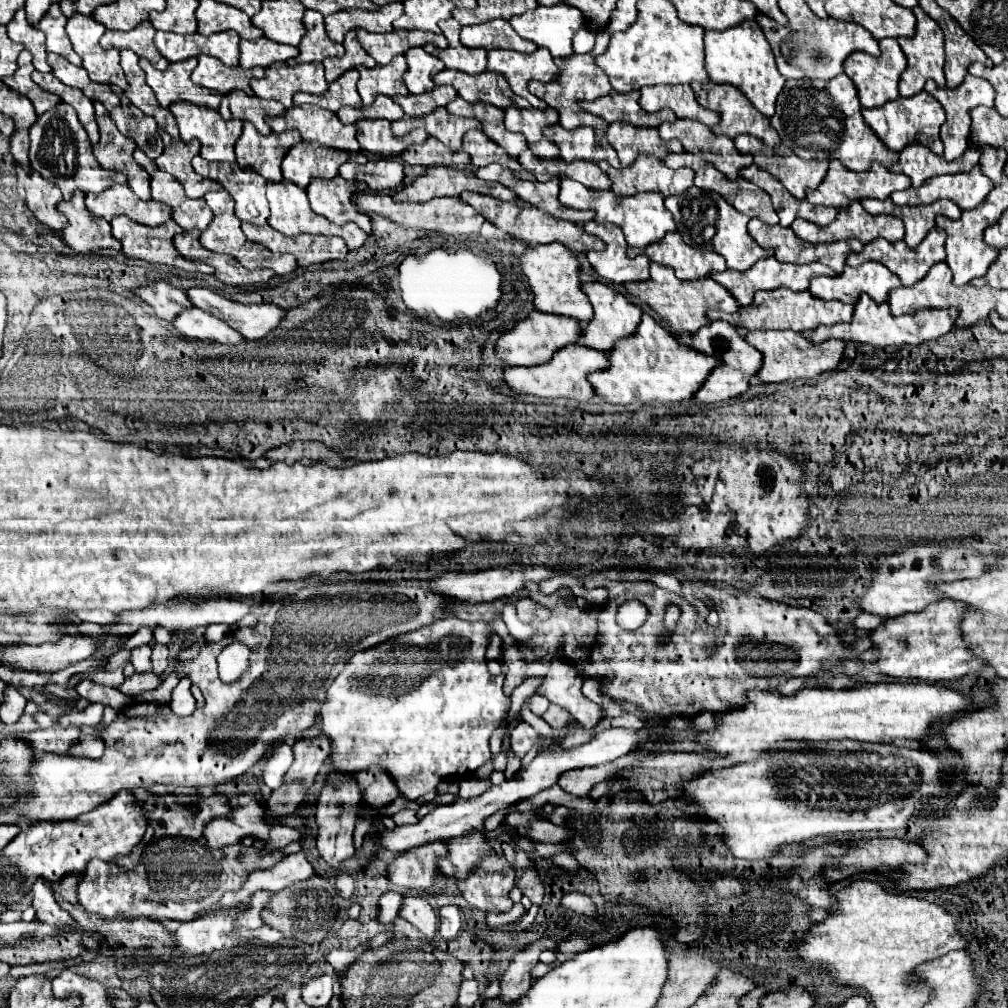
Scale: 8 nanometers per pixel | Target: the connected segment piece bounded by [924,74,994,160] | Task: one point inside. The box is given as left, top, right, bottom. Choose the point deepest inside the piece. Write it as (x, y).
(958, 102)

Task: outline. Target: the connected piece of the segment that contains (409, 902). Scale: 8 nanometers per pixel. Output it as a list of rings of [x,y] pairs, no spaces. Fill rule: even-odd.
[[[404,898],[404,906],[400,910],[400,916],[412,922],[428,940],[434,938],[438,930],[438,914],[436,908],[426,898]]]

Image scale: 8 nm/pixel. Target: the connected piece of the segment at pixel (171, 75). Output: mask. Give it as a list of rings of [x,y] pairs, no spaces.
[[[140,58],[140,66],[146,72],[146,82],[154,90],[160,106],[168,108],[174,102],[188,100],[218,110],[218,102],[222,100],[222,94],[214,94],[212,90],[196,86],[190,80],[192,70],[196,68],[196,58],[170,64],[164,72],[156,70],[150,62],[146,62],[146,58]]]

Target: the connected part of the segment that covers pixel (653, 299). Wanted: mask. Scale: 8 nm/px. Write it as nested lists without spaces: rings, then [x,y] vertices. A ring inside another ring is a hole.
[[[650,264],[650,282],[634,282],[634,284],[626,284],[624,288],[644,300],[654,312],[658,312],[658,316],[670,324],[670,328],[676,334],[696,334],[700,328],[708,326],[710,320],[706,318],[708,310],[726,310],[726,312],[736,312],[740,308],[740,304],[734,300],[734,296],[722,288],[718,282],[714,282],[712,278],[704,278],[698,282],[682,282],[674,276],[674,270],[670,266],[662,266],[662,264]]]

